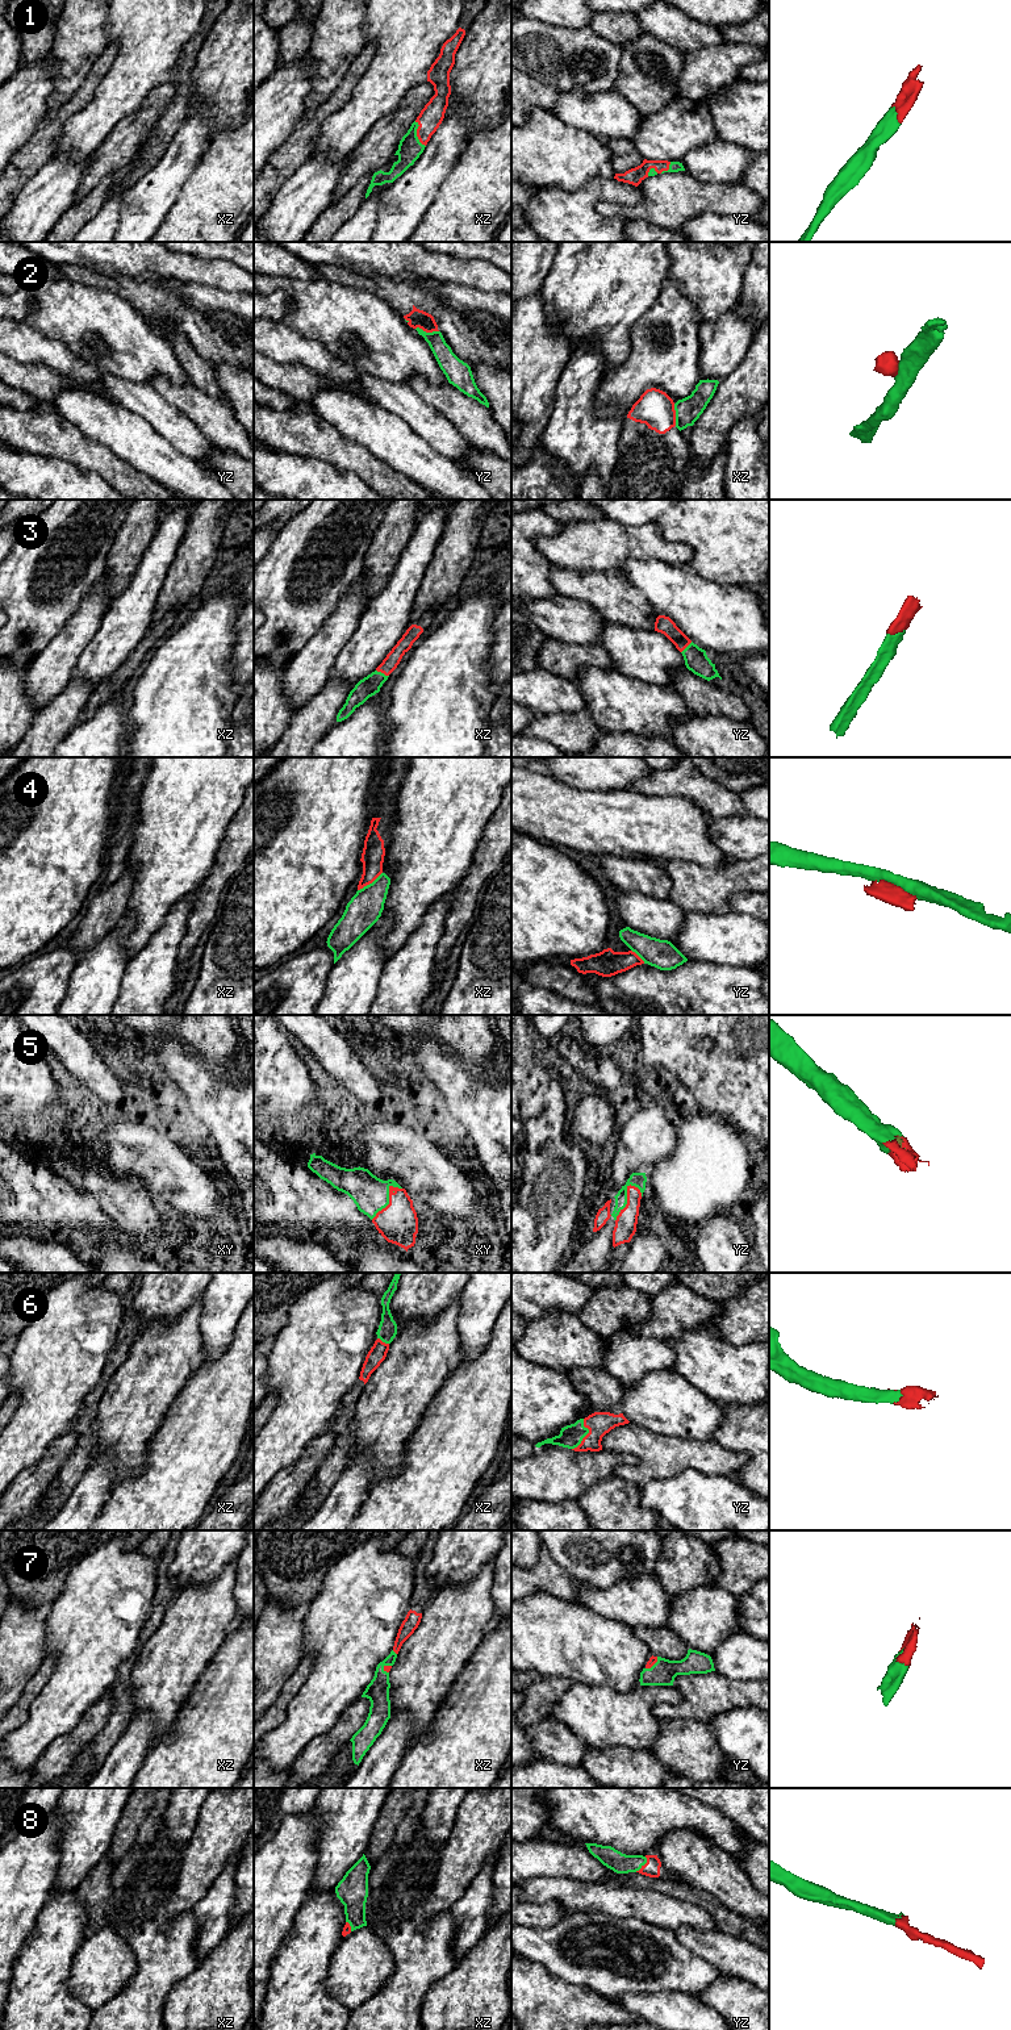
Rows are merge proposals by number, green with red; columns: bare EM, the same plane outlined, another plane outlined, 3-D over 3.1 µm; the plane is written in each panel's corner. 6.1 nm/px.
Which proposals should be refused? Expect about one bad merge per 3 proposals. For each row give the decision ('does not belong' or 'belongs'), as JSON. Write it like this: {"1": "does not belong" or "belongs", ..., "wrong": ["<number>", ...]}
{"1": "belongs", "2": "does not belong", "3": "belongs", "4": "does not belong", "5": "belongs", "6": "belongs", "7": "belongs", "8": "belongs", "wrong": ["2", "4"]}

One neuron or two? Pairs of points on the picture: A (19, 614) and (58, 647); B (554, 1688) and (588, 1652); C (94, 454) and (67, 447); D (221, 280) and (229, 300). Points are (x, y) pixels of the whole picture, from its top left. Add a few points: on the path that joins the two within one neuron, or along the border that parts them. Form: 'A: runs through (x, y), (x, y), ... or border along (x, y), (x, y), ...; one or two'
A: border along (70, 615), (66, 626), (30, 663); two
B: border along (543, 1676), (565, 1676), (573, 1682); two
C: runs through (87, 454), (74, 447); one
D: border along (195, 283), (239, 292); two

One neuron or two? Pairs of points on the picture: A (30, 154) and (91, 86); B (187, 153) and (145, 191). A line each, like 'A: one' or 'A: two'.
A: one
B: one

